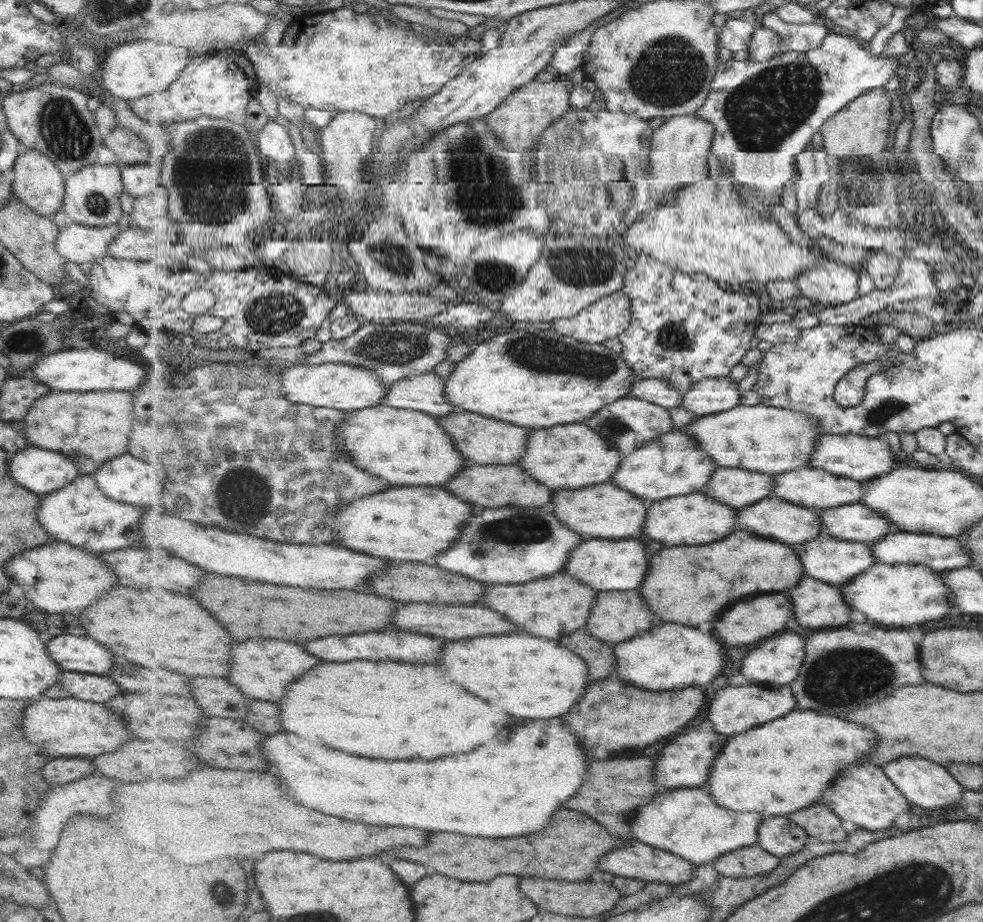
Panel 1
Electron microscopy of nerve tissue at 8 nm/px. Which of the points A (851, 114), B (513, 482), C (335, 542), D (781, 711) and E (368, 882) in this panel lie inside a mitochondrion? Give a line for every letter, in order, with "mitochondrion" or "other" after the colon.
A: other
B: other
C: other
D: other
E: other

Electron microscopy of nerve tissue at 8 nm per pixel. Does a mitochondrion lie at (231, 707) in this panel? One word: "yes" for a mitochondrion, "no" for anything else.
no

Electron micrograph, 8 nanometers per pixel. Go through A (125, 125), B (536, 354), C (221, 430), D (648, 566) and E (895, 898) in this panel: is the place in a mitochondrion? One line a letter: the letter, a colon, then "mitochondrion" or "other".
A: other
B: mitochondrion
C: mitochondrion
D: other
E: mitochondrion

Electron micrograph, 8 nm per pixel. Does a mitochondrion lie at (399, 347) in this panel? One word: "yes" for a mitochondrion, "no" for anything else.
yes

